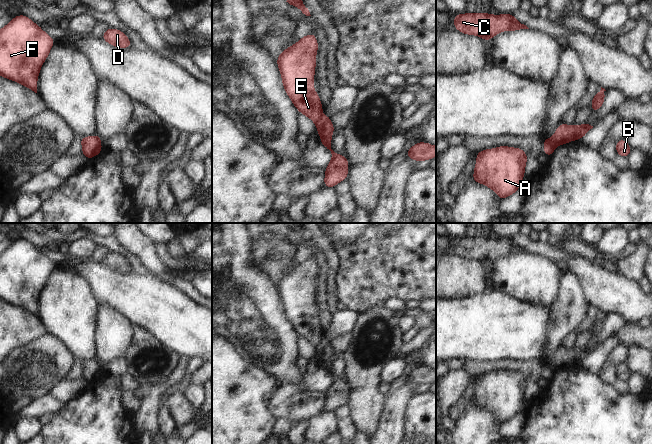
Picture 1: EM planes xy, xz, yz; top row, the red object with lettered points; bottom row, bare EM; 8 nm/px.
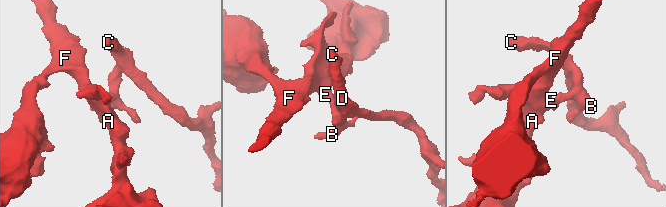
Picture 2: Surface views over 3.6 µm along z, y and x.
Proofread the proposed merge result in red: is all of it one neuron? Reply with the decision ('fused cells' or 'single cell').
fused cells

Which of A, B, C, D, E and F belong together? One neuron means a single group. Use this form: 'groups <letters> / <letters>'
groups A E F / B C D

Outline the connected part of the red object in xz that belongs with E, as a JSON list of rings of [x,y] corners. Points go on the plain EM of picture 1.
[[[315,257],[299,263],[277,281],[285,317],[302,339],[314,347],[323,339],[319,318],[314,315],[316,277],[319,269]]]

